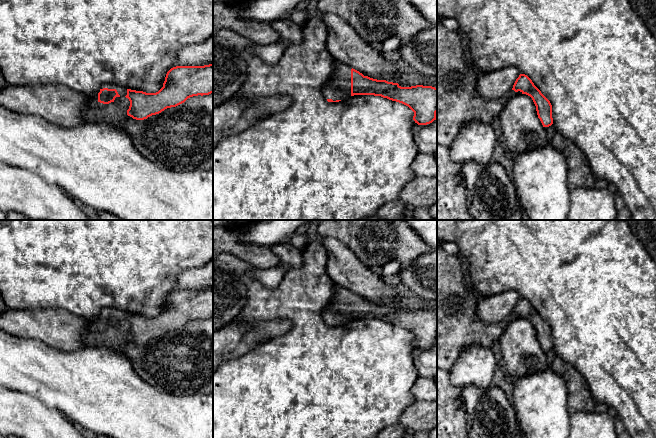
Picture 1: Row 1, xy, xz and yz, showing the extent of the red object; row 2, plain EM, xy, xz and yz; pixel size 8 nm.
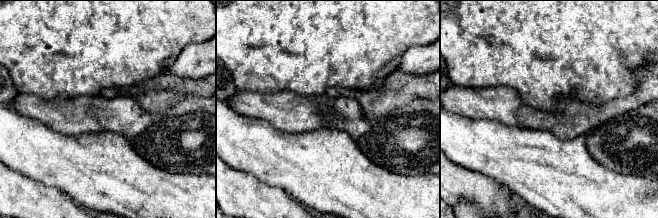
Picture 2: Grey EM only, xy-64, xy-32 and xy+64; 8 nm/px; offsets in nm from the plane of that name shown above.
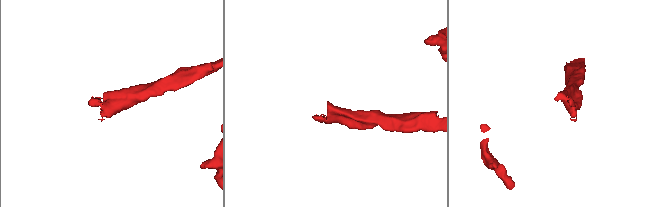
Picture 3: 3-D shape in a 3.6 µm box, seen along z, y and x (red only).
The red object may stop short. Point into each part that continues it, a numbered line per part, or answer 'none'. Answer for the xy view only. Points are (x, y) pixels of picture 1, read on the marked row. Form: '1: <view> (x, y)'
1: xy (122, 91)
2: xy (111, 114)

